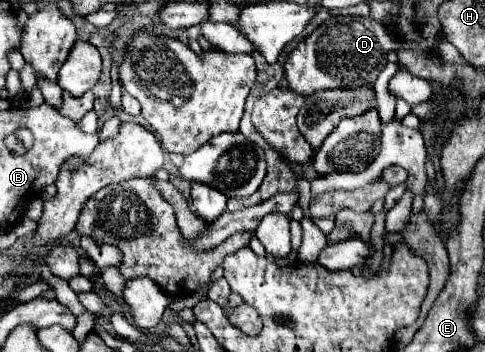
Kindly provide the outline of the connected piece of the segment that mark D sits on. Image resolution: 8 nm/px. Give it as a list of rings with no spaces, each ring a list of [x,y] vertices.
[[[332,17],[322,23],[310,37],[298,43],[288,55],[284,69],[292,91],[300,95],[314,95],[324,89],[356,89],[376,81],[386,65],[386,55],[400,49],[400,41],[392,39],[372,17]]]

